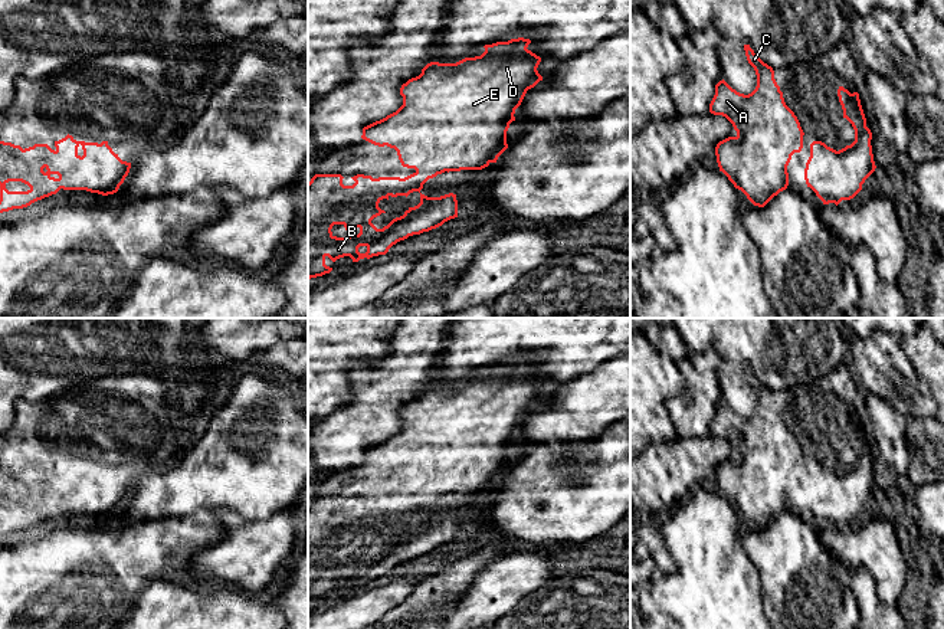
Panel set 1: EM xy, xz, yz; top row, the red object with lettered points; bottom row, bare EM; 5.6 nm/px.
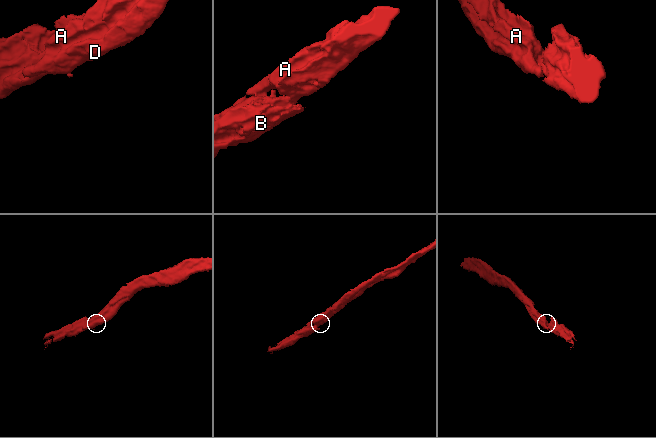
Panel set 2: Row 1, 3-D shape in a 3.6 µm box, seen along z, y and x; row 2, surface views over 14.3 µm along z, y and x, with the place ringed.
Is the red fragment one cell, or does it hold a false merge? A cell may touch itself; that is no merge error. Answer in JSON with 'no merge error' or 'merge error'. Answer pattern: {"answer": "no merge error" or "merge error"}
{"answer": "no merge error"}

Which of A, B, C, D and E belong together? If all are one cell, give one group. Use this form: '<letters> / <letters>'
A B C D E

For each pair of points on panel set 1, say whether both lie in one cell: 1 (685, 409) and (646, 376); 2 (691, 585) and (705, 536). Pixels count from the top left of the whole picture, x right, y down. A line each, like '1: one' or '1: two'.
1: two
2: one

